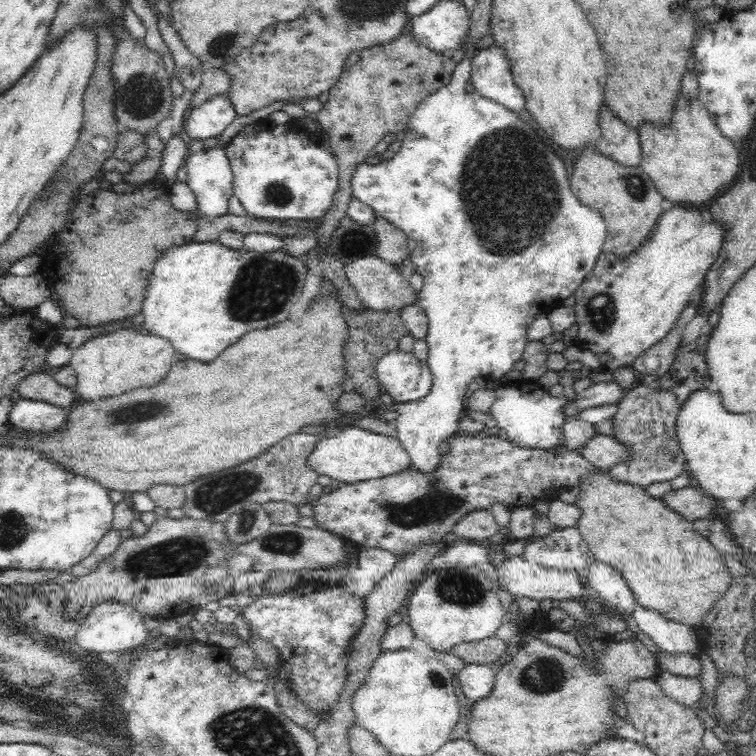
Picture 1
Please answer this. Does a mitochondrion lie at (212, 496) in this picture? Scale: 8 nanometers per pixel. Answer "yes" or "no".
yes

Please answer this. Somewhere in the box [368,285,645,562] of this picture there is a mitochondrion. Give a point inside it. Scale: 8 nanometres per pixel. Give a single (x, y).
(437, 503)

